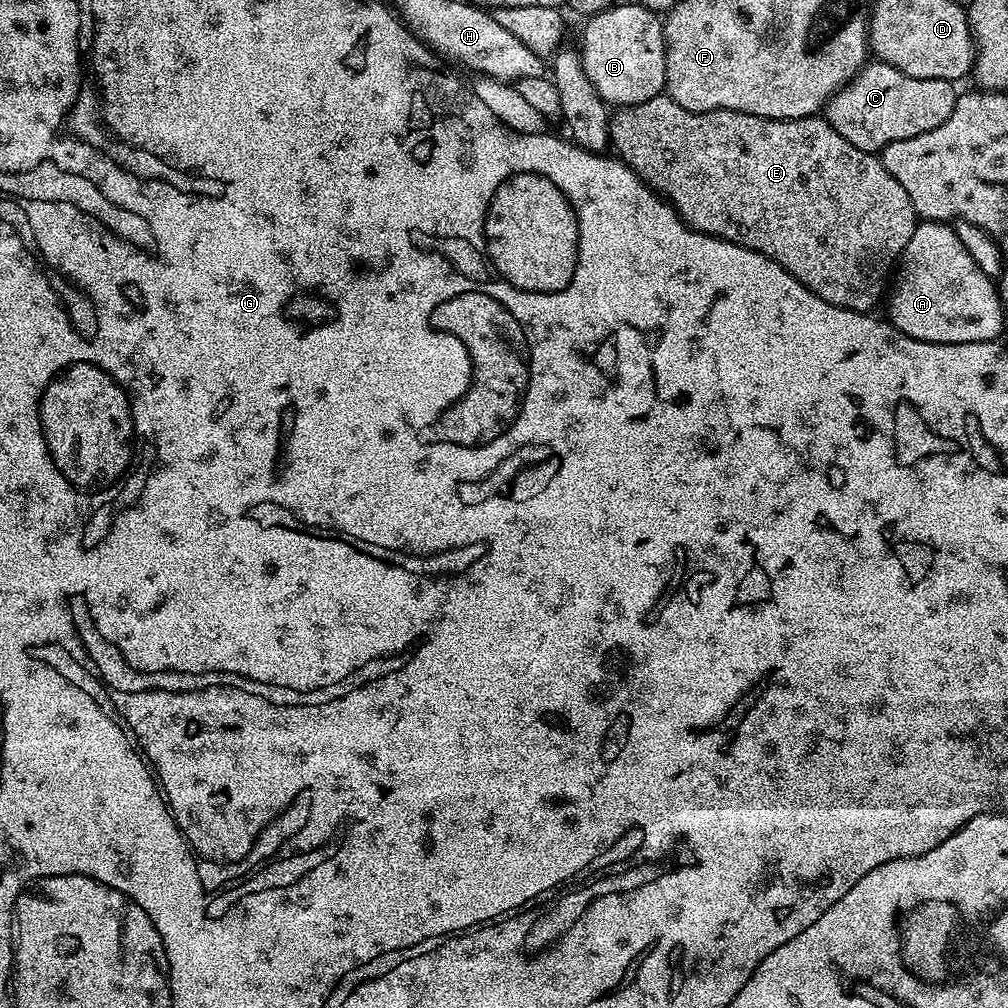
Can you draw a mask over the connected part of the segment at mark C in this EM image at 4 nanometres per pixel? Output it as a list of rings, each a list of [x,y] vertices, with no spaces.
[[[873,59],[843,88],[832,93],[826,105],[826,119],[850,146],[879,153],[890,142],[914,138],[934,130],[934,126],[942,126],[954,114],[957,95],[957,85],[951,80],[910,78],[910,74]]]

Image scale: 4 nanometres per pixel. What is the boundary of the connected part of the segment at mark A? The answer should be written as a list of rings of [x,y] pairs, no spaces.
[[[926,220],[917,223],[914,234],[910,234],[910,242],[906,242],[904,252],[899,258],[898,275],[891,292],[887,297],[887,319],[902,334],[915,340],[935,344],[983,344],[995,341],[999,337],[996,335],[1004,328],[1006,308],[1000,302],[1000,294],[993,277],[987,276],[977,266],[966,246],[960,241],[955,227],[948,222]]]

